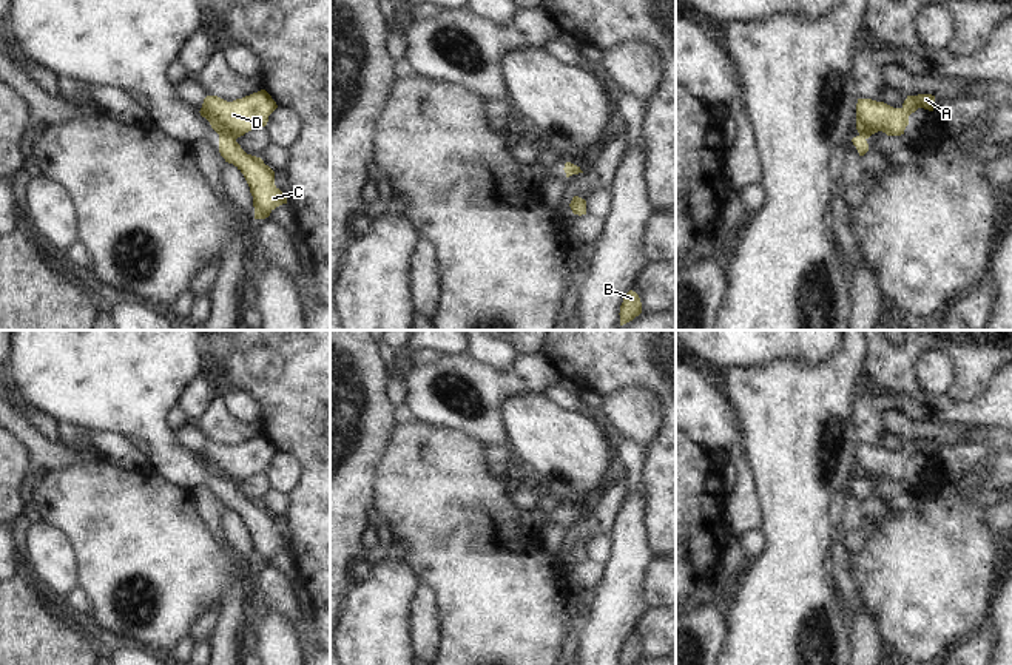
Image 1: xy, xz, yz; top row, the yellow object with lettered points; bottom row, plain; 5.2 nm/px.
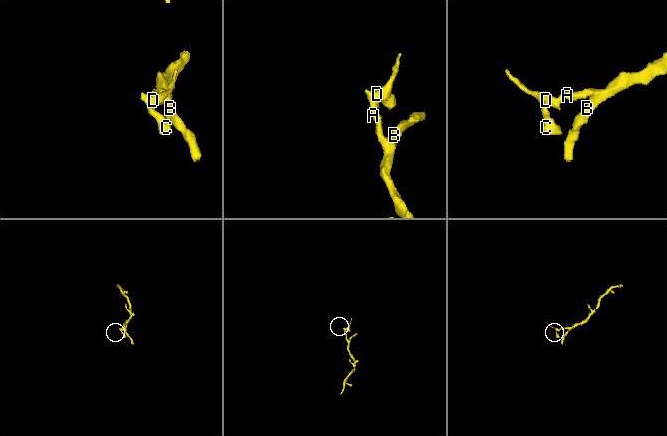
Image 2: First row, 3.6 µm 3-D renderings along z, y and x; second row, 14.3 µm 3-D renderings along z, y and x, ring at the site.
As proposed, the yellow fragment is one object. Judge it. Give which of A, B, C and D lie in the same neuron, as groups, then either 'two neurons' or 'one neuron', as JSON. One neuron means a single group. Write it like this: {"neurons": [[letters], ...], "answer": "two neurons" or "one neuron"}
{"neurons": [["A", "B", "D"], ["C"]], "answer": "two neurons"}

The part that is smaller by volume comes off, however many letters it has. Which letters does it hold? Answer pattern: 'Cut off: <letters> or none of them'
Cut off: C

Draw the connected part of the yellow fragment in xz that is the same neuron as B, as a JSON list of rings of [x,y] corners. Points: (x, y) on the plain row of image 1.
[[[629,636],[623,642],[623,648],[620,651],[620,665],[634,665],[642,659],[642,648],[636,637]]]

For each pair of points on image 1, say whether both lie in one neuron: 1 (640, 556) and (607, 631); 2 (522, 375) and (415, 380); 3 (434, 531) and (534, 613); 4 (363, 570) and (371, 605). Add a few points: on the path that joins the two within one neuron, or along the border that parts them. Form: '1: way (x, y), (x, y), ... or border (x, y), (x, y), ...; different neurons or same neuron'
1: way (624, 574), (613, 613); same neuron
2: way (495, 378), (468, 378), (449, 371), (441, 372); same neuron
3: way (458, 545), (509, 596); same neuron
4: border (372, 567), (358, 582); different neurons

